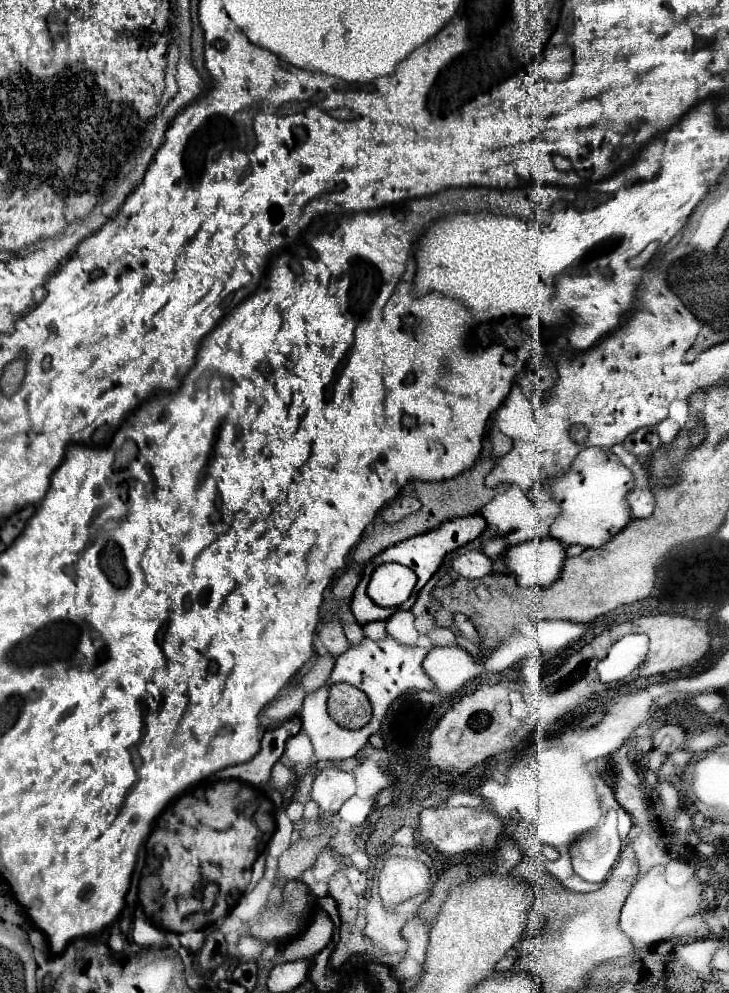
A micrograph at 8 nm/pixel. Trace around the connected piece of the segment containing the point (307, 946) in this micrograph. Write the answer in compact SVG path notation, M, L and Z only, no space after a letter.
M315 911L307 931L279 951L279 963L313 957L331 941L331 937L333 937L331 919L327 915L321 915L321 911Z

